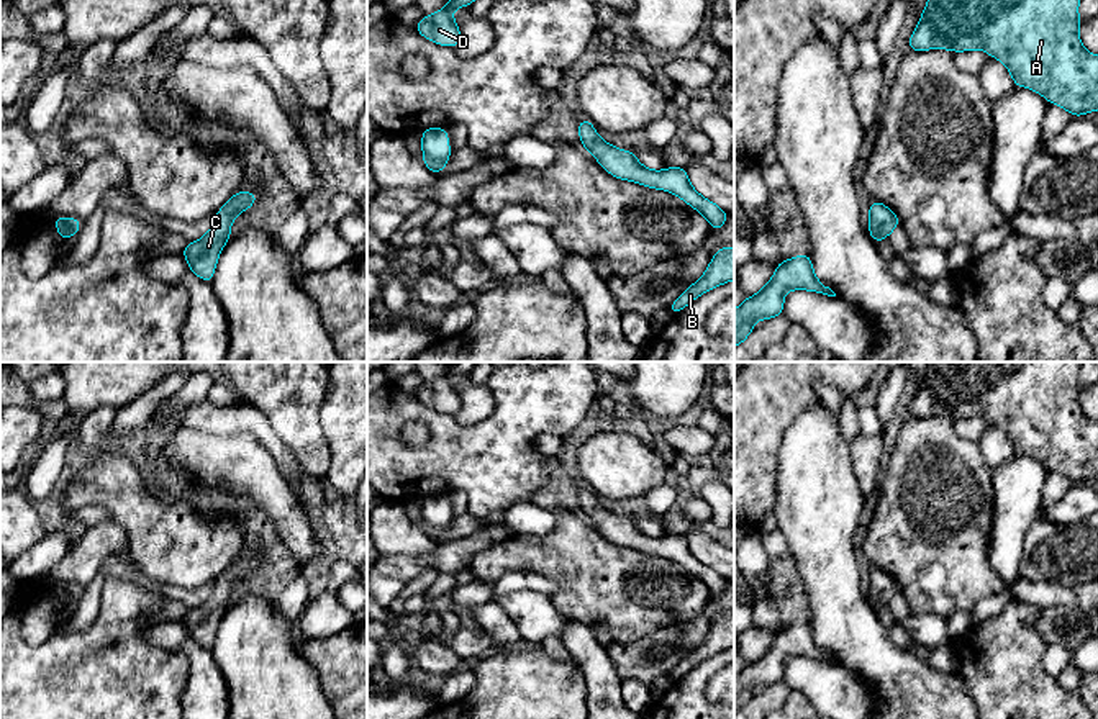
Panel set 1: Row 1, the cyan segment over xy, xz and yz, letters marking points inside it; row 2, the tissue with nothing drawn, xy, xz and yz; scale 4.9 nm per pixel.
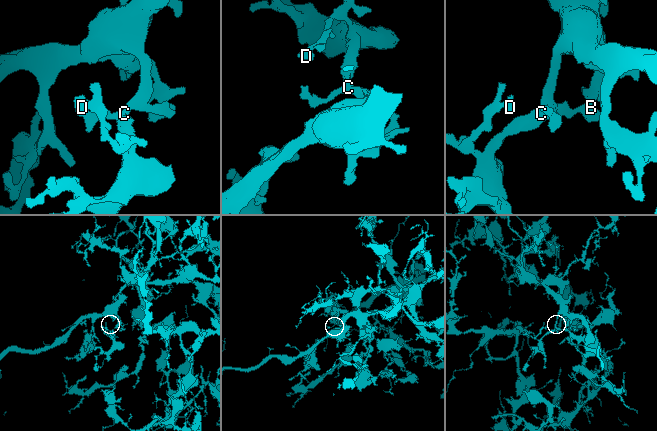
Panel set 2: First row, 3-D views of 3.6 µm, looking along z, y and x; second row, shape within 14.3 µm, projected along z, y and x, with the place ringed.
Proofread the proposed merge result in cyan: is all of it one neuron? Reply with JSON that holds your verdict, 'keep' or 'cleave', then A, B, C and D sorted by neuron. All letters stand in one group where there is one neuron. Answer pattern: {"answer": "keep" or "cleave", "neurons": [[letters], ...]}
{"answer": "keep", "neurons": [["A", "B", "C", "D"]]}

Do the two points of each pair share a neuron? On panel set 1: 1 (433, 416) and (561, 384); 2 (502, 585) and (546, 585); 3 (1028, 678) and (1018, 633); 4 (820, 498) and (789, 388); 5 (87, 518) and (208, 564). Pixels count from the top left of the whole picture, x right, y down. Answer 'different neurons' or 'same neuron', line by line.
1: same neuron
2: same neuron
3: same neuron
4: different neurons
5: different neurons

